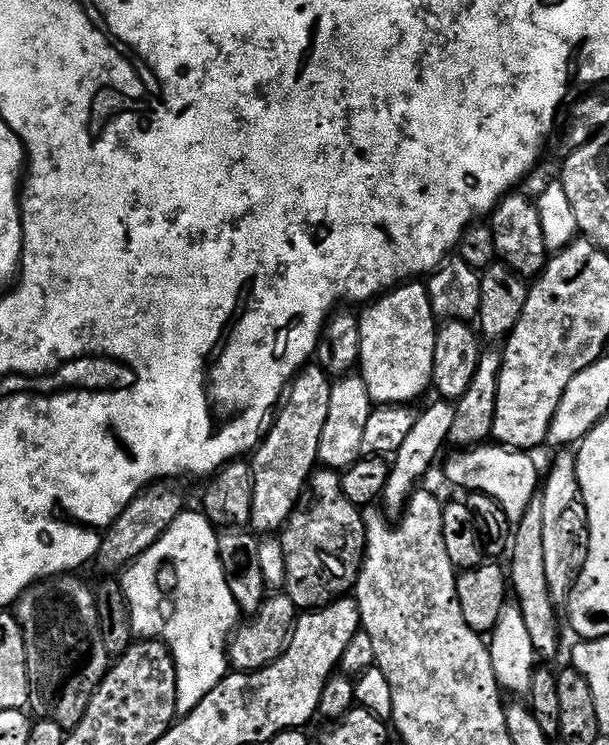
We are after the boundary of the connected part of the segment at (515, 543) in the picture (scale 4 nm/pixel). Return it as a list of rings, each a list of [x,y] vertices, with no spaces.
[[[537,494],[534,499],[530,502],[530,506],[526,510],[526,514],[522,514],[520,520],[515,521],[514,531],[510,541],[510,557],[512,556],[512,568],[510,567],[510,588],[514,593],[515,603],[522,610],[522,618],[526,621],[526,630],[530,630],[530,642],[534,642],[534,650],[536,651],[537,657],[543,658],[544,656],[548,660],[552,660],[556,656],[556,651],[560,648],[560,620],[562,624],[562,616],[556,613],[556,608],[558,608],[557,601],[552,599],[550,594],[550,586],[546,586],[546,557],[544,556],[544,551],[542,547],[542,498],[540,494]]]

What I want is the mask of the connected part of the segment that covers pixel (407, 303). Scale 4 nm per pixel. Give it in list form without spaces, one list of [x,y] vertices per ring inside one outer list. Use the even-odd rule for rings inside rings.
[[[405,282],[369,303],[360,316],[362,350],[360,351],[359,371],[366,382],[368,397],[376,406],[408,406],[424,391],[429,391],[434,370],[434,342],[438,331],[436,315],[432,313],[427,287],[420,282]]]

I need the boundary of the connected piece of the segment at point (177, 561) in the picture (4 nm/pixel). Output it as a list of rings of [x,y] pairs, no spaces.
[[[185,510],[134,563],[128,565],[122,576],[124,597],[128,599],[128,609],[132,619],[133,637],[140,640],[159,640],[167,644],[172,653],[172,661],[176,663],[176,711],[187,714],[229,675],[228,646],[230,637],[238,627],[242,613],[234,602],[234,594],[230,594],[230,586],[226,586],[226,574],[222,574],[222,562],[218,554],[220,536],[211,520],[203,511]]]

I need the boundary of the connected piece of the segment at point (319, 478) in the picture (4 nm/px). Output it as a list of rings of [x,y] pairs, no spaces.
[[[316,470],[308,481],[304,495],[292,512],[278,539],[286,562],[283,591],[300,610],[325,608],[336,600],[343,600],[355,589],[360,567],[364,565],[364,517],[361,509],[350,502],[340,489],[341,473],[336,470]]]

